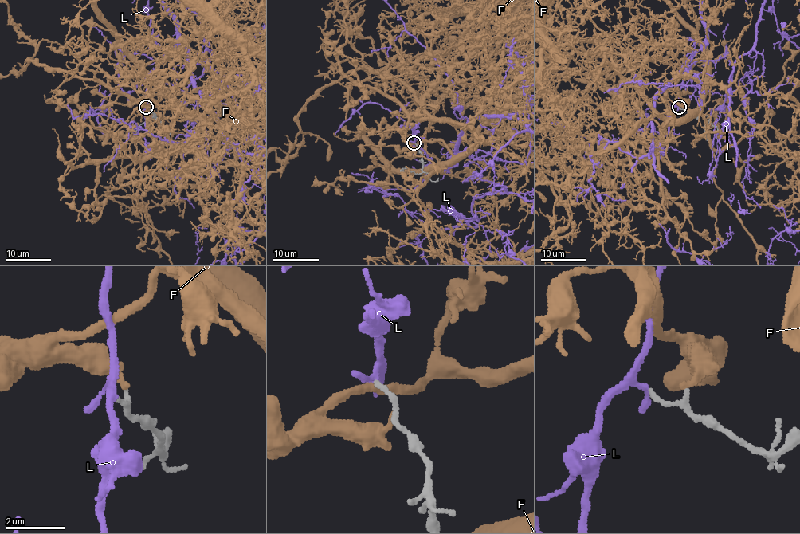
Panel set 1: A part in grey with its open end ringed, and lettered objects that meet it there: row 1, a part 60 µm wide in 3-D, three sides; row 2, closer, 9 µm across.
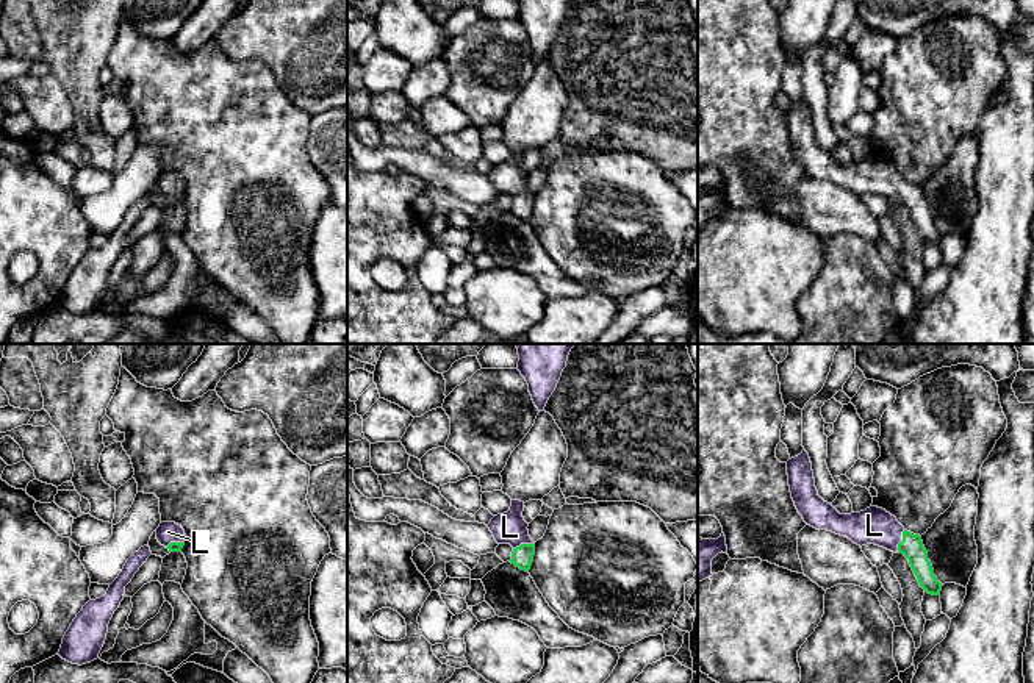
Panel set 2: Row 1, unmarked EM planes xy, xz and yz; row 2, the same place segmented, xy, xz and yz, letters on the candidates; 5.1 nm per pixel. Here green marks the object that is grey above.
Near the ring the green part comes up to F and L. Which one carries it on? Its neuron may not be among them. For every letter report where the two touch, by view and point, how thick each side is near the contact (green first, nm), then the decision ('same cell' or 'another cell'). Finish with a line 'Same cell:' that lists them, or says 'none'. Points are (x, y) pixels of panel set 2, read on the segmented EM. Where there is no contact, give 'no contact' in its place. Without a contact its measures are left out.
F: no contact | another cell
L: xz (523, 544) | 110/160 nm | same cell
Same cell: L

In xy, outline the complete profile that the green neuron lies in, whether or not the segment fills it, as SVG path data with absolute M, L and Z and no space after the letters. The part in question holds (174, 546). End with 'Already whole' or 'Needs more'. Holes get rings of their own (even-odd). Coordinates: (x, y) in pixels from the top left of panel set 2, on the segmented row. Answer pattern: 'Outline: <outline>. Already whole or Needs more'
Outline: M161 522L156 528L156 539L169 552L181 552L185 545L185 530L175 522Z. Needs more

